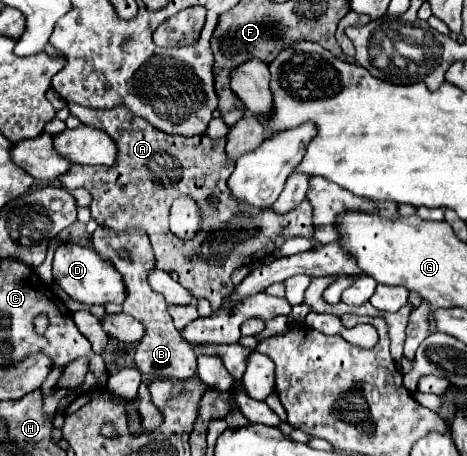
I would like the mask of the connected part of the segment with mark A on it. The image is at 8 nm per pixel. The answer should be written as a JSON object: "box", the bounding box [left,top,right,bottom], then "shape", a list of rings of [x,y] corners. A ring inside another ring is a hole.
{"box":[60,104,312,312],"shape":[[[70,104],[68,108],[70,108],[70,114],[76,116],[82,124],[100,128],[108,136],[114,138],[114,142],[118,146],[118,160],[116,160],[116,166],[112,166],[112,168],[76,164],[76,166],[72,166],[72,170],[68,174],[64,174],[60,178],[62,186],[66,190],[86,188],[92,194],[90,210],[92,210],[92,218],[100,226],[112,228],[112,230],[124,230],[130,226],[144,228],[146,234],[150,236],[150,242],[152,242],[152,248],[156,254],[156,266],[164,272],[178,274],[180,284],[184,288],[188,288],[196,298],[208,300],[214,312],[222,308],[222,304],[228,300],[228,296],[234,290],[234,284],[230,280],[230,274],[234,270],[270,256],[290,236],[312,236],[312,206],[308,204],[308,200],[304,200],[298,208],[294,208],[286,216],[276,214],[272,208],[260,210],[260,208],[252,208],[250,204],[240,204],[238,200],[232,200],[232,194],[228,192],[226,182],[228,182],[228,176],[232,174],[234,160],[228,160],[228,156],[224,152],[226,138],[208,138],[204,134],[190,136],[190,138],[170,136],[170,134],[164,134],[164,132],[152,128],[152,124],[148,124],[148,120],[140,120],[138,116],[132,116],[132,112],[128,112],[124,106],[116,106],[110,110],[92,110],[92,108]],[[182,194],[192,196],[198,202],[200,212],[202,212],[202,224],[204,224],[202,232],[198,232],[196,238],[192,238],[192,240],[180,240],[168,230],[170,206],[172,206],[174,198],[178,198]]]}

